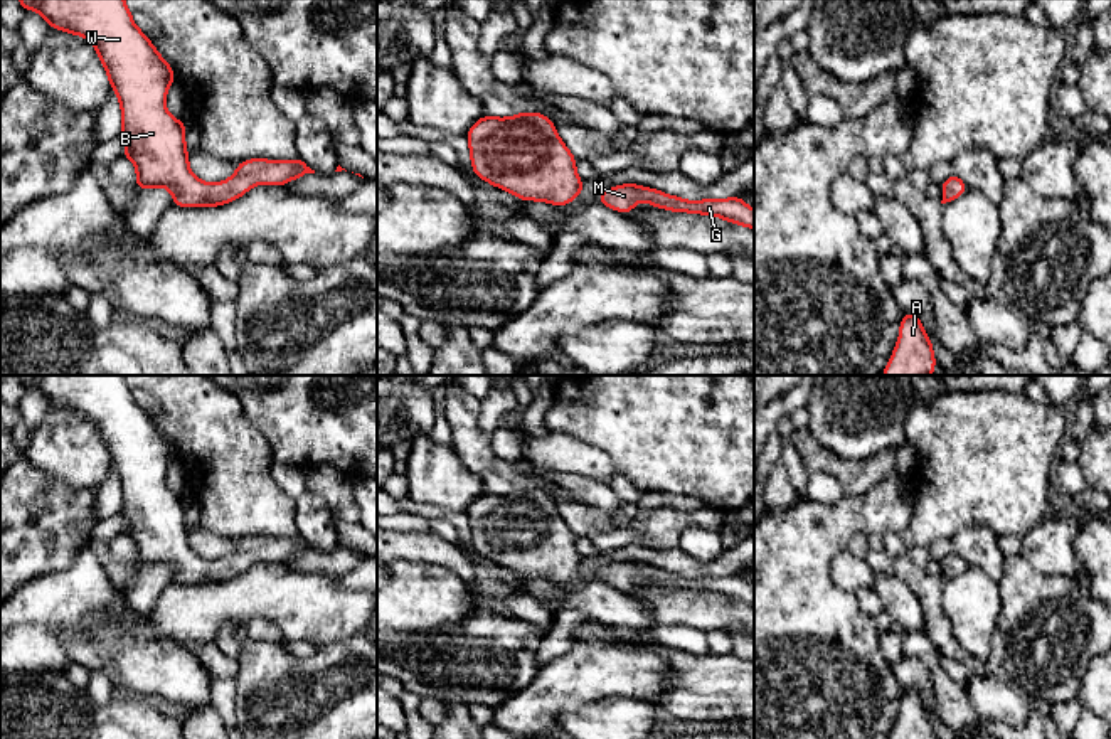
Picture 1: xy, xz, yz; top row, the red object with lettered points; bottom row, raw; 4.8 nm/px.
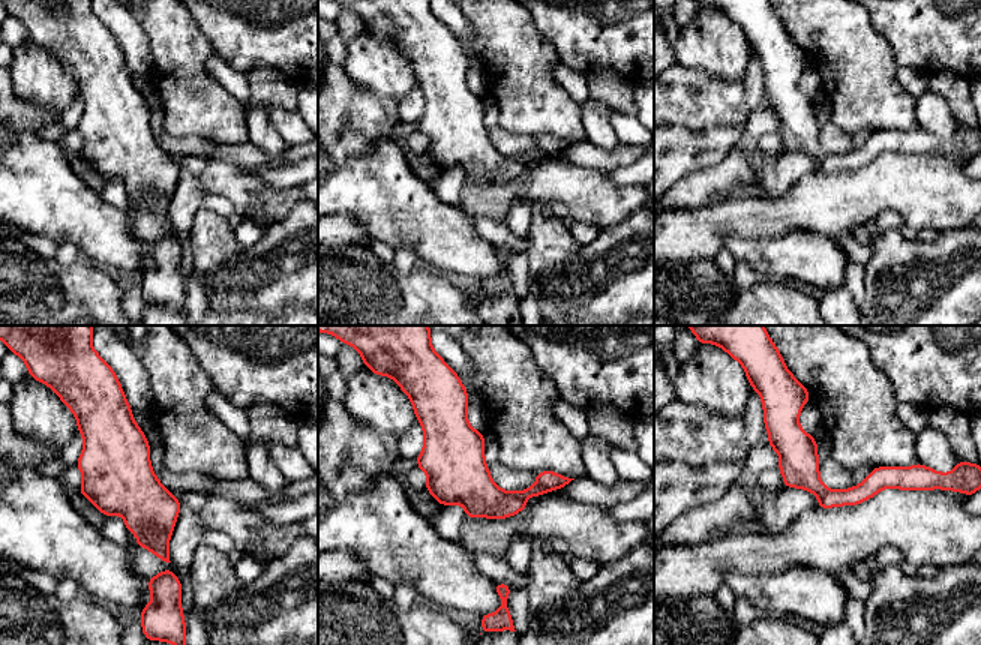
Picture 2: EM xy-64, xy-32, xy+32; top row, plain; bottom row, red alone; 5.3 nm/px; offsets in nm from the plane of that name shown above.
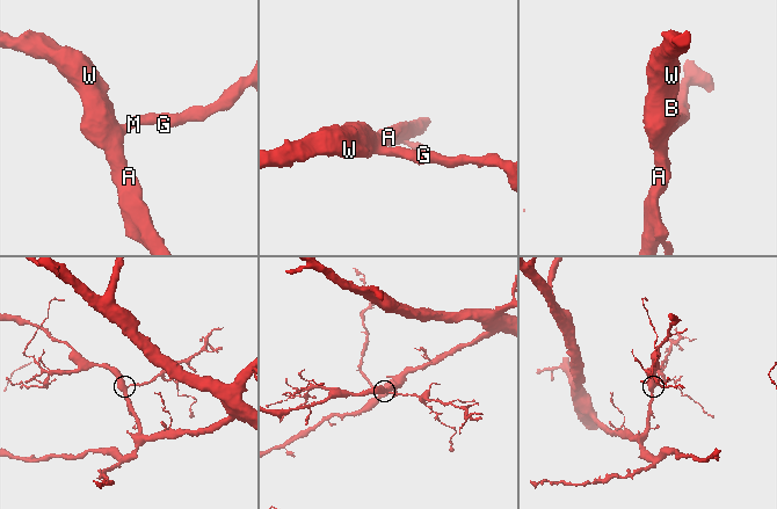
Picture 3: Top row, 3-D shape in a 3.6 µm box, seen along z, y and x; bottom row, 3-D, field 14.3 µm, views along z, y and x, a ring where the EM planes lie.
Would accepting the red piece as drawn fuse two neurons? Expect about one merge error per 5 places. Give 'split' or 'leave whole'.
leave whole

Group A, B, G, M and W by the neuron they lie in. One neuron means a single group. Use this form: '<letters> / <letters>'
A B G M W

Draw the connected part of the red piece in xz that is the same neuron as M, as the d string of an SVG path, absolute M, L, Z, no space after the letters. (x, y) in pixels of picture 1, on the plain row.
M625 561L604 567L596 579L604 581L621 591L635 586L638 577L646 577L658 586L673 589L690 589L704 593L717 593L727 599L736 599L744 604L754 606L754 587L741 576L707 576L707 577L683 577L675 572L667 572L656 566L648 566L635 561Z

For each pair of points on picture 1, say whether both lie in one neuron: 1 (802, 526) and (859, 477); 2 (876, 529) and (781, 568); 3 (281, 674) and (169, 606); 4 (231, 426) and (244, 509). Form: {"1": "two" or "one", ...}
{"1": "two", "2": "one", "3": "two", "4": "one"}

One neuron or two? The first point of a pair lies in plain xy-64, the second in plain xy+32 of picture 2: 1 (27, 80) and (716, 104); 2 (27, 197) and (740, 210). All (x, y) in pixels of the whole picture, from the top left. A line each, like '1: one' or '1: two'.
1: two
2: two

